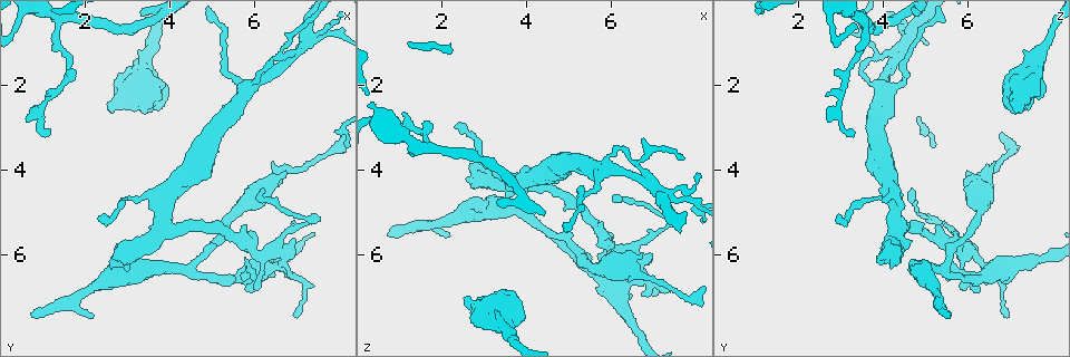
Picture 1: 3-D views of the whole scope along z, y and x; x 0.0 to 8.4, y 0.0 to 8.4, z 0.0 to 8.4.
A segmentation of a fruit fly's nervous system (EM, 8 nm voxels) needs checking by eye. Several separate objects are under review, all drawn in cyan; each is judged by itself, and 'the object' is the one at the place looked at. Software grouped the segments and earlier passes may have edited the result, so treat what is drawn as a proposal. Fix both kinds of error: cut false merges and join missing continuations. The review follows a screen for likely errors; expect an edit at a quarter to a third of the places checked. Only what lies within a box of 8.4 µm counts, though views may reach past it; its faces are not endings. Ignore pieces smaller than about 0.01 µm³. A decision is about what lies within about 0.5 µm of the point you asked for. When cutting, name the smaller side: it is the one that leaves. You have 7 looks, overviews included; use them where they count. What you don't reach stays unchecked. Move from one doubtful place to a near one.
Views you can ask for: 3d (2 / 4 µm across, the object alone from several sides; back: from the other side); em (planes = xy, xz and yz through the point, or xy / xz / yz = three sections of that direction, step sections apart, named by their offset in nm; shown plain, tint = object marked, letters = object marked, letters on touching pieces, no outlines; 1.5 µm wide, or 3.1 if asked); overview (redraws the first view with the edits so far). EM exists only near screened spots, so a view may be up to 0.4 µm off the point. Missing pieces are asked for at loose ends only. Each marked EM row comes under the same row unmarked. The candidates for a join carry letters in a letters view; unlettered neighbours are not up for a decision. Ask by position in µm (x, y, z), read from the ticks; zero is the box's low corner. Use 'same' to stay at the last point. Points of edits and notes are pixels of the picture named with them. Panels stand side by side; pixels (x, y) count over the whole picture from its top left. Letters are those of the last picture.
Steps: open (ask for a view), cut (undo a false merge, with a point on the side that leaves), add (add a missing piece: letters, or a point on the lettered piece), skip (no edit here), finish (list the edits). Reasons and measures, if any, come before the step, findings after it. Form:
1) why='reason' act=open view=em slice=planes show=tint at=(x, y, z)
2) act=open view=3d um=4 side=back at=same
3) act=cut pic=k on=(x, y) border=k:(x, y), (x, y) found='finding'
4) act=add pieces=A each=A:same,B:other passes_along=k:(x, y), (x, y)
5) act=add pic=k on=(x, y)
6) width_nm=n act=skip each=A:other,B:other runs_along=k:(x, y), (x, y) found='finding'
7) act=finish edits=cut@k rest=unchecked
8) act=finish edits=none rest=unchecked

why='a fork' act=open view=3d um=4 at=(7.20, 0.95, 4.65)

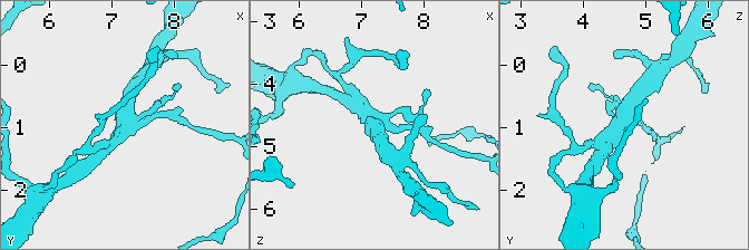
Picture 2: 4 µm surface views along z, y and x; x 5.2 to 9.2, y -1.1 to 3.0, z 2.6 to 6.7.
act=open view=em slice=planes show=letters at=(7.20, 0.95, 4.60)

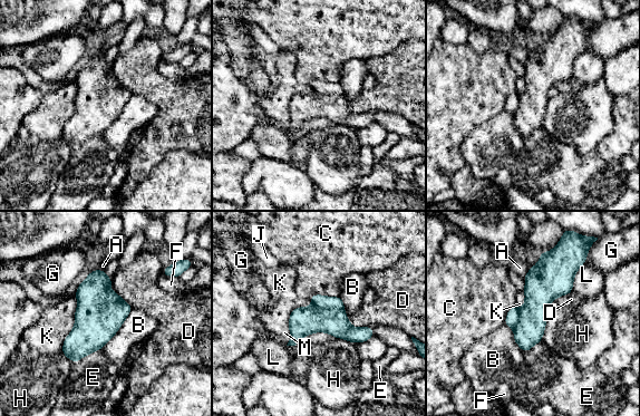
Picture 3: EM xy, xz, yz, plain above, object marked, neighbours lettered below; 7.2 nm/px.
longest_contact=K:420nm act=skip each=A:other,B:other,C:other,D:other,E:other,F:other,G:other,H:other,J:other,K:other,L:other,M:other border=3:(550, 312), (541, 340) found='all the same neuron'

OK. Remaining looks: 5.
why='branch stops here' act=open view=em slice=planes show=letters at=(6.20, 4.45, 4.70)

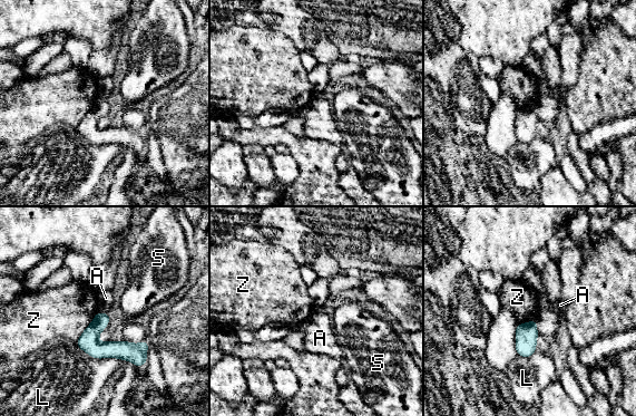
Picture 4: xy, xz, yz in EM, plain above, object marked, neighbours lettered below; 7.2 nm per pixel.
act=skip each=A:other,L:other,S:other,Z:other border=4:(98, 311), (106, 313) found='none of them fits'

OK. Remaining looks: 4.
why='free end' act=open view=em slice=planes show=letters at=(0.70, 7.40, 5.55)

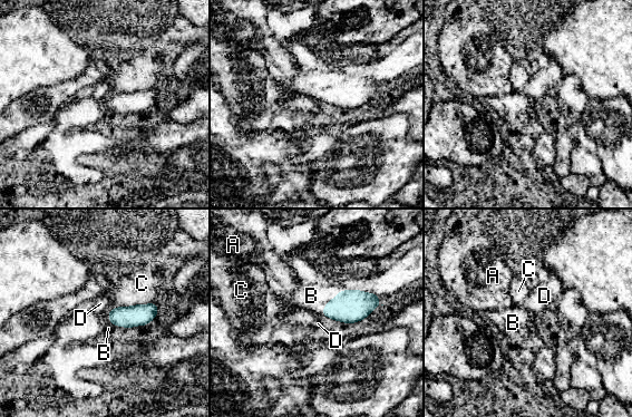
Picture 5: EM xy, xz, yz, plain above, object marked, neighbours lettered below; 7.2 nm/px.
act=add pieces=B each=A:other,B:same,C:other,D:other passes_along=5:(349, 306), (361, 291), (361, 281) found='the neuron continues'

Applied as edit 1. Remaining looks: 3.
act=finish edits=add@5 rest=unchecked

